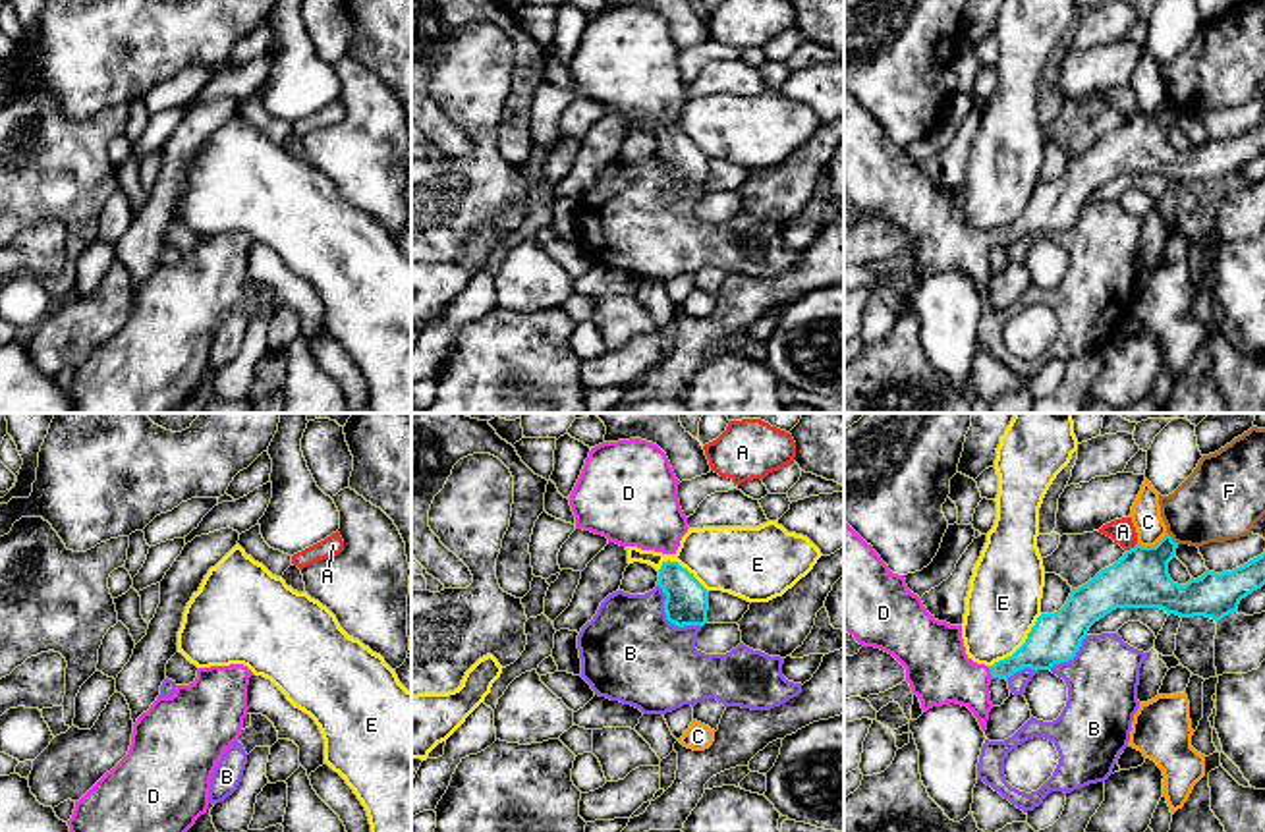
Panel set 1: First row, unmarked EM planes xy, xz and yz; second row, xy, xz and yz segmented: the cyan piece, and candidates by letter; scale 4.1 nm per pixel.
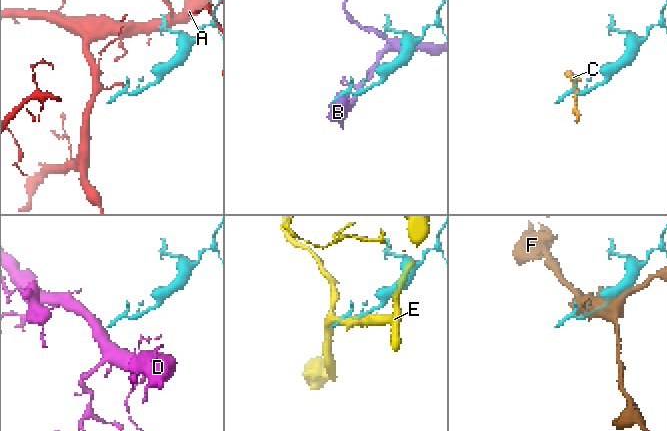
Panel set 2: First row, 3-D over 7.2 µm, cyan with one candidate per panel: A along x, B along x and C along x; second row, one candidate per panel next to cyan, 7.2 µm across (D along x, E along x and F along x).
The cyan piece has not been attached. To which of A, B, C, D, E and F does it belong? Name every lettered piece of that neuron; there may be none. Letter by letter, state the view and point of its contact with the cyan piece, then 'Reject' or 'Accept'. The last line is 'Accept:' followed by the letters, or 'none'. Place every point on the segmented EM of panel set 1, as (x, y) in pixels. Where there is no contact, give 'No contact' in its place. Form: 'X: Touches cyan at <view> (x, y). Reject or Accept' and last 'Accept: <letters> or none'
A: Touches cyan at yz (1130, 549). Reject
B: Touches cyan at xz (667, 618). Reject
C: Touches cyan at yz (1152, 547). Reject
D: Touches cyan at yz (991, 672). Accept
E: Touches cyan at yz (1022, 645). Reject
F: Touches cyan at yz (1171, 539). Reject
Accept: D

